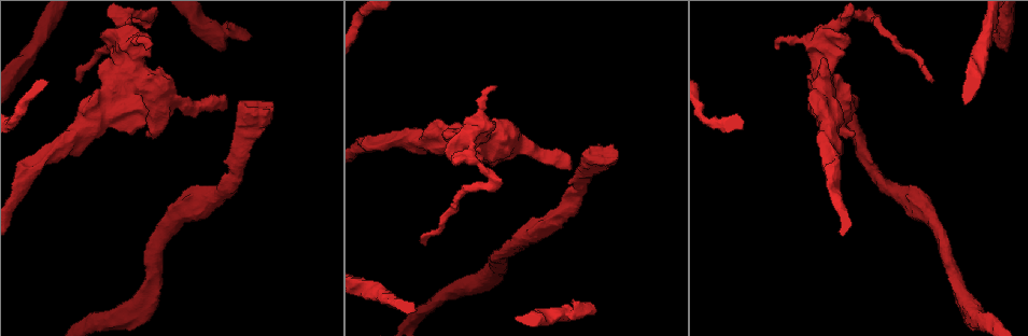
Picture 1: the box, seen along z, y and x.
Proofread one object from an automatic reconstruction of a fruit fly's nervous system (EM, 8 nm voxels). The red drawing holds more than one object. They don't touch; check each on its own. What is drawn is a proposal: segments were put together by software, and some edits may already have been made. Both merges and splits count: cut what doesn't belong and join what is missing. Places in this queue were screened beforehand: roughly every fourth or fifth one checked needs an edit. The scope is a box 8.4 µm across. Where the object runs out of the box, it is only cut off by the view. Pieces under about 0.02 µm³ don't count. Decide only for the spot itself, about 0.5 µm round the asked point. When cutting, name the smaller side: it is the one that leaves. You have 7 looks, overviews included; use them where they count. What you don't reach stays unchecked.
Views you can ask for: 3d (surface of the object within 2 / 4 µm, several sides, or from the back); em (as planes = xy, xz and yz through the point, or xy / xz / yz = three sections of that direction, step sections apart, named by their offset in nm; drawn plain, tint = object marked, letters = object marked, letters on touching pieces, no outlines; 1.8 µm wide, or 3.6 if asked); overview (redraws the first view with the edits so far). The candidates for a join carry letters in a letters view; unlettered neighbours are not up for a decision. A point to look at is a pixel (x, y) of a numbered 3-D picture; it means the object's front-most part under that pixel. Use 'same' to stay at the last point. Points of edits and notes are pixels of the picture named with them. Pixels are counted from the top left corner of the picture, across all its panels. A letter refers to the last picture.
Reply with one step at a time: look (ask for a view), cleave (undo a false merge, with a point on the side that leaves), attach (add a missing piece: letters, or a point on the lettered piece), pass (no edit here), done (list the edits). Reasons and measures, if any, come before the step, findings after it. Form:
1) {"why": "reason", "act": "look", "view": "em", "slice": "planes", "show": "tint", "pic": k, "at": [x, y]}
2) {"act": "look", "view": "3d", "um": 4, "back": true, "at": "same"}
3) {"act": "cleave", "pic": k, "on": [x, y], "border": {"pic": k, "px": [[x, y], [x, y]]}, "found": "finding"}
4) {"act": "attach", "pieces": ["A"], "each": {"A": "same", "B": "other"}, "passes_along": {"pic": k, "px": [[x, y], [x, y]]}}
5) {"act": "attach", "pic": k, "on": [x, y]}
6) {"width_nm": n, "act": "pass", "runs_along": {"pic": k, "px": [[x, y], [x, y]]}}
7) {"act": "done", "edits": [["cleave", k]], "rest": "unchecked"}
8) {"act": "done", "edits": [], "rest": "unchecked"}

{"why": "branch stops here", "act": "look", "view": "3d", "um": 2, "pic": 1, "at": [226, 48]}

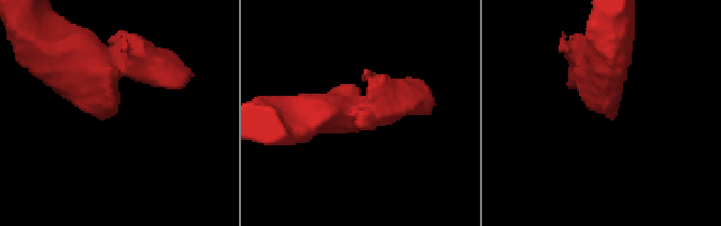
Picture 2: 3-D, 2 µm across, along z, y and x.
{"why": "now the EM", "act": "look", "view": "em", "slice": "planes", "show": "letters", "pic": 2, "at": [600, 113]}

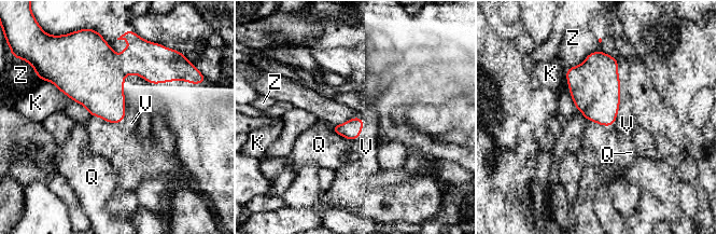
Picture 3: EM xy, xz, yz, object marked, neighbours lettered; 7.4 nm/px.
{"act": "pass", "each": {"K": "other", "Q": "other", "V": "other", "Z": "other"}, "border": {"pic": 3, "px": [[619, 76], [618, 114], [604, 126]]}, "found": "no lettered piece goes on from it"}

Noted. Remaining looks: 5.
{"why": "long arm stops here", "act": "look", "view": "3d", "um": 4, "pic": 1, "at": [81, 80]}

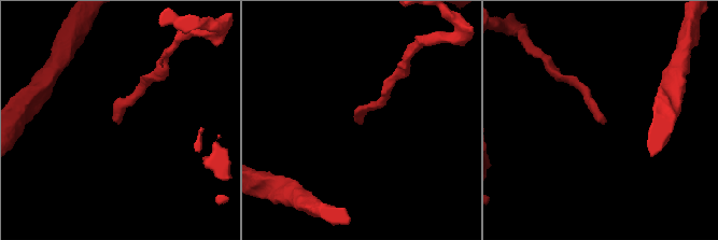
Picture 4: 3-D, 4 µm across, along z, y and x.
{"act": "look", "view": "em", "slice": "planes", "show": "letters", "pic": 4, "at": [358, 122]}

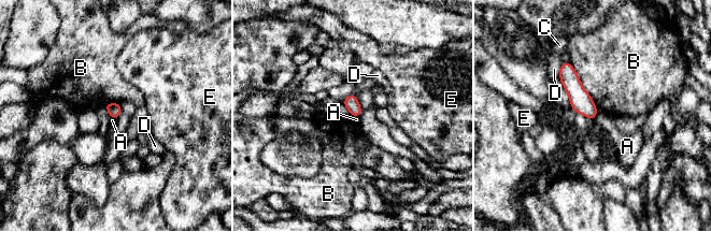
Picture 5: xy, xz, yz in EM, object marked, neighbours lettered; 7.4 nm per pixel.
{"width_nm": 110, "act": "pass", "each": {"A": "other", "B": "other", "C": "other", "D": "other", "E": "other"}, "runs_along": {"pic": 5, "px": [[565, 64], [578, 97], [592, 116]]}, "found": "none of them fits"}

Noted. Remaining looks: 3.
{"why": "an open end", "act": "look", "view": "em", "slice": "planes", "show": "tint", "pic": 1, "at": [854, 136]}

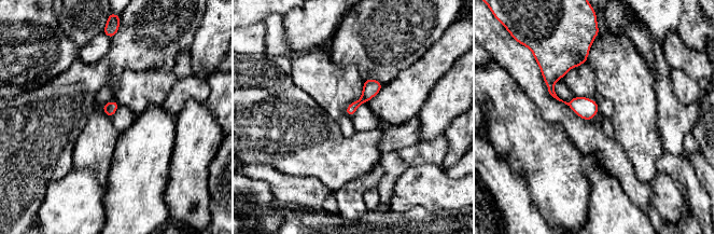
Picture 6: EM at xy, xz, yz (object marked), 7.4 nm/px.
{"why": "what lies round it", "act": "look", "view": "em", "slice": "planes", "show": "letters", "at": "same"}

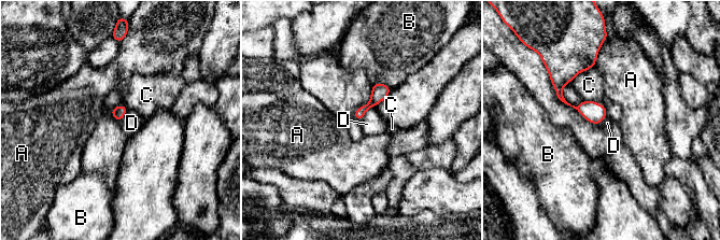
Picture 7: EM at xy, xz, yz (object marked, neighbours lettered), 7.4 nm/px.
{"act": "pass", "each": {"A": "other", "B": "other", "C": "other", "D": "other"}, "runs_along": {"pic": 7, "px": [[591, 57], [560, 82], [560, 96], [597, 121]]}, "found": "no lettered piece goes on from it"}

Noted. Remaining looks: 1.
{"act": "done", "edits": [], "rest": "unchecked"}

